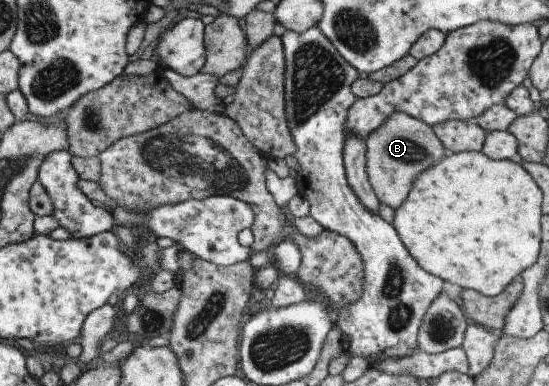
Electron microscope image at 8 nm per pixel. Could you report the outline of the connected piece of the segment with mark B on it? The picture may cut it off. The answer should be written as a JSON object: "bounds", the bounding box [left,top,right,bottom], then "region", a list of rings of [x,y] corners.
{"bounds":[364,112,448,209],"region":[[[401,112],[389,114],[379,127],[369,133],[364,144],[368,182],[378,201],[391,209],[405,199],[416,175],[435,166],[448,154],[431,126]]]}

